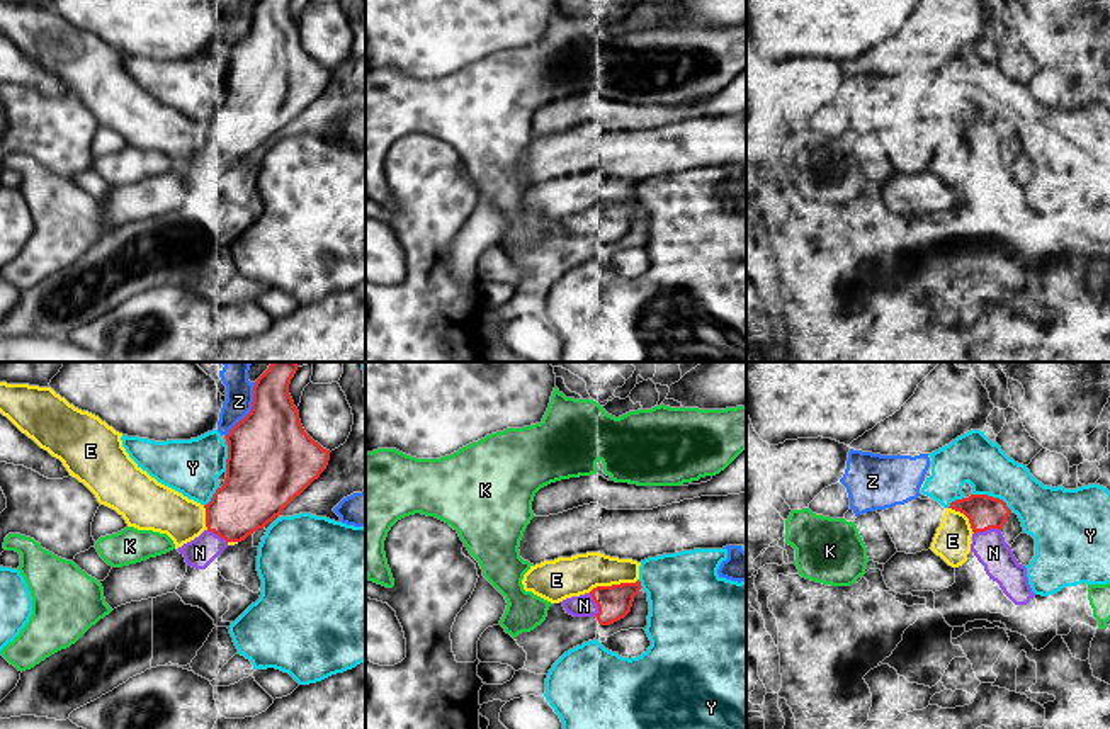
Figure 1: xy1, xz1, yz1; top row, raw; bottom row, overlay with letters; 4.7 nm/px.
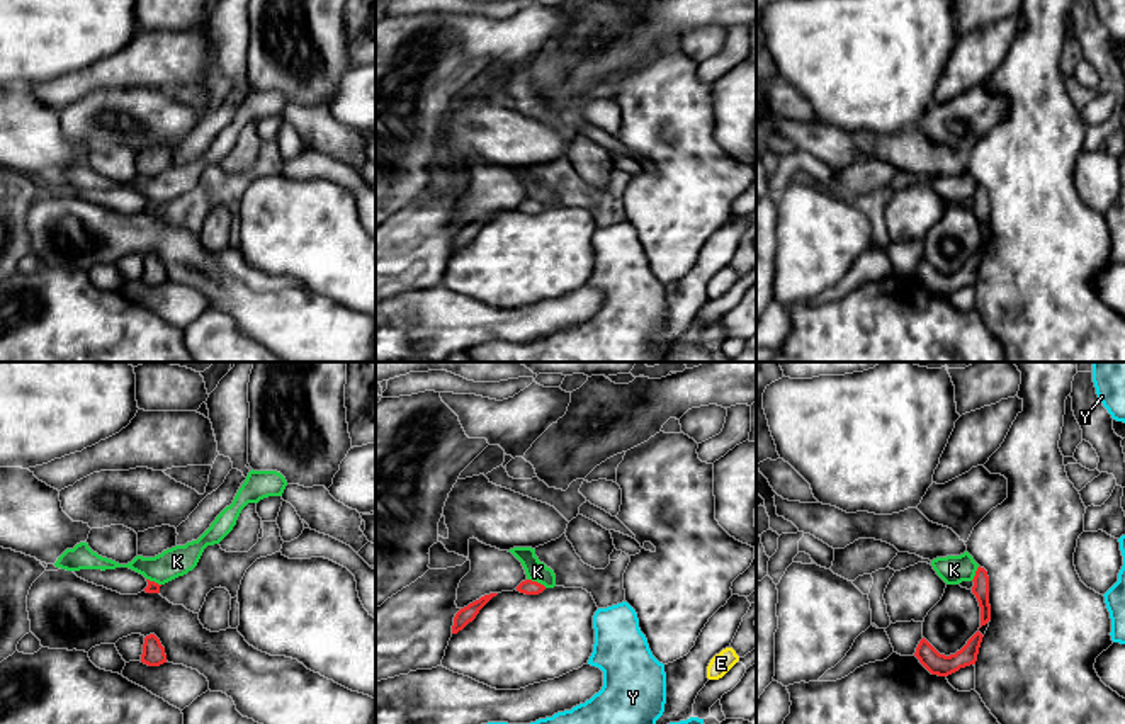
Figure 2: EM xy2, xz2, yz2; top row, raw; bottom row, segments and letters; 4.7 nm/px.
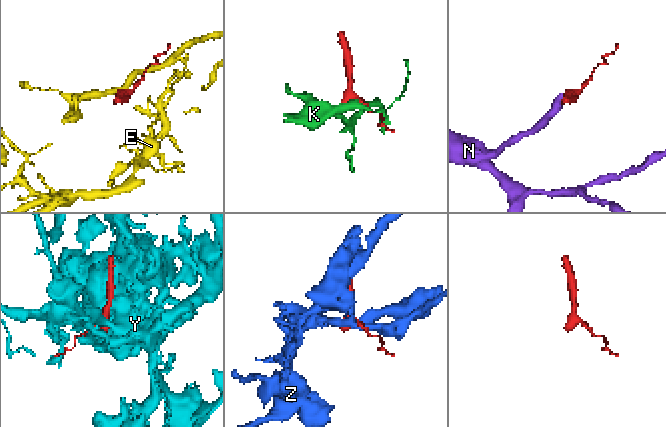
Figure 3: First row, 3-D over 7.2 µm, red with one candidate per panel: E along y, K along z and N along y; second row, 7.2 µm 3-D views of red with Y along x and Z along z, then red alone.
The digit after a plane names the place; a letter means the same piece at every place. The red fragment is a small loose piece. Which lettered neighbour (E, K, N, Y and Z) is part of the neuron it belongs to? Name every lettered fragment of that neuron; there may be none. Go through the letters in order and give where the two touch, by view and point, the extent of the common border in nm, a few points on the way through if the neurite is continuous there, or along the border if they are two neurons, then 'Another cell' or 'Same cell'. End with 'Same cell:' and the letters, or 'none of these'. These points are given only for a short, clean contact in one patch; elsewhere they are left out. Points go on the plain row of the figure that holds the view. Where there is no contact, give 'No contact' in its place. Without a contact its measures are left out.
E: Touches red at xz1 (612, 204). Shared border 240 nm. Another cell
K: Touches red at xz2 (537, 203). Shared border 100 nm. Boundary: xz2 (527, 197), (546, 206). Another cell
N: Touches red at yz1 (986, 148). Shared border 130 nm. Same cell
Y: Touches red at yz1 (991, 116). Shared border 200 nm. Another cell
Z: Touches red at xy1 (250, 29). Shared border 300 nm. Another cell
Same cell: N

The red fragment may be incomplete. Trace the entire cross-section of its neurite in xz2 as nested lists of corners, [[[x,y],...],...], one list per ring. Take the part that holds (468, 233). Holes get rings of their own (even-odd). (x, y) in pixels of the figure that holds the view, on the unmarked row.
[[[489,212],[481,216],[479,219],[469,223],[467,226],[461,228],[454,236],[452,253],[462,250],[469,241],[476,238],[479,229],[498,212]]]

